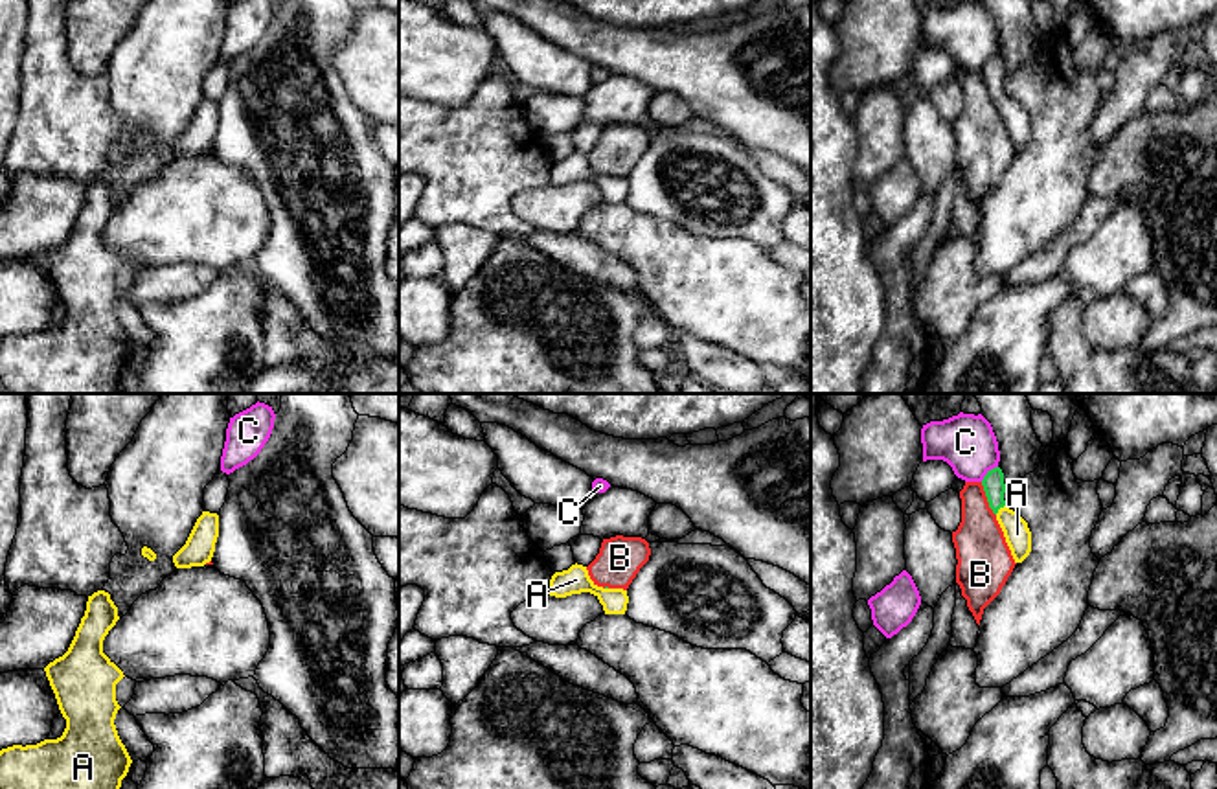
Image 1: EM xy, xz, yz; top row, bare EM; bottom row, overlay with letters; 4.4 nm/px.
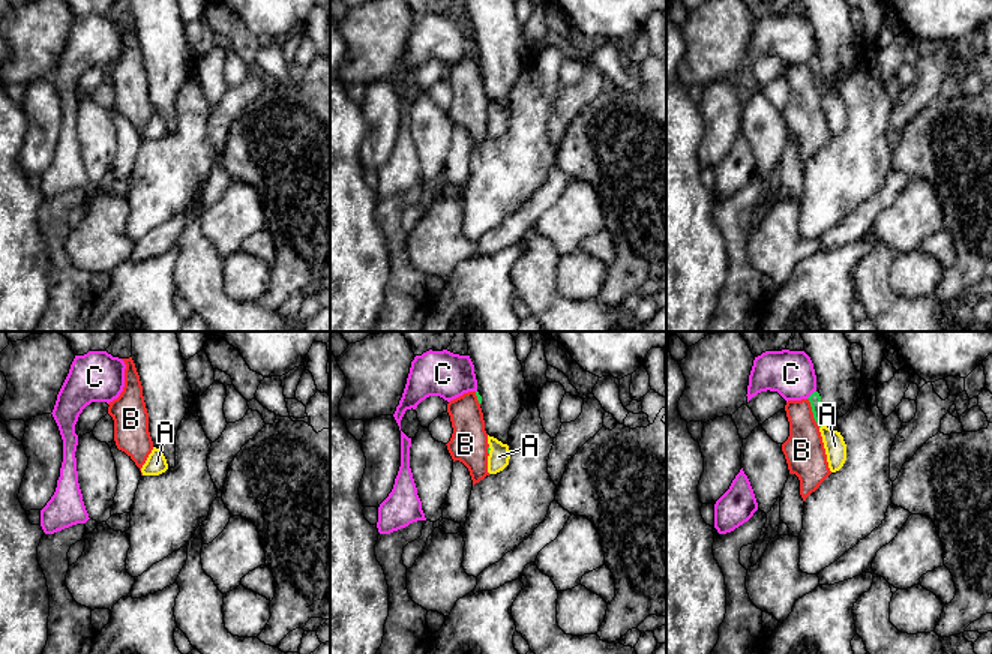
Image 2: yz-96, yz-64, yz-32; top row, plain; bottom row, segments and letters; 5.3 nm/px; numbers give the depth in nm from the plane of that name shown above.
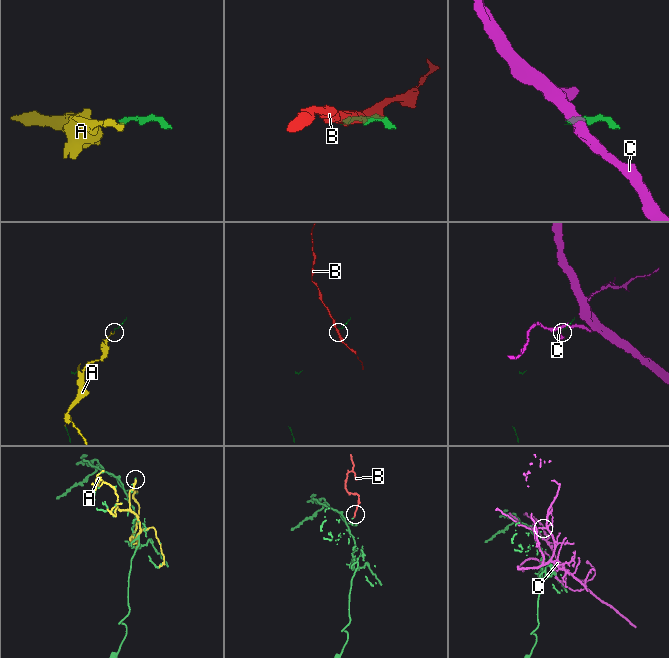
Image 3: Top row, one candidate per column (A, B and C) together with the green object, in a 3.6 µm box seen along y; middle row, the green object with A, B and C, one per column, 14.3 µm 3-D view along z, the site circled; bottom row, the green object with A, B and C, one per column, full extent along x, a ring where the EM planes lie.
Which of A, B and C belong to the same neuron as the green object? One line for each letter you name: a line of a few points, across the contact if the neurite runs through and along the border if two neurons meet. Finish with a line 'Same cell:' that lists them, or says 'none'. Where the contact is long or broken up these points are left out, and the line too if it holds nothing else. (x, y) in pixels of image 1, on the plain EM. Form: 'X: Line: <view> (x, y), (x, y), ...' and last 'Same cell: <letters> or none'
Same cell: A

